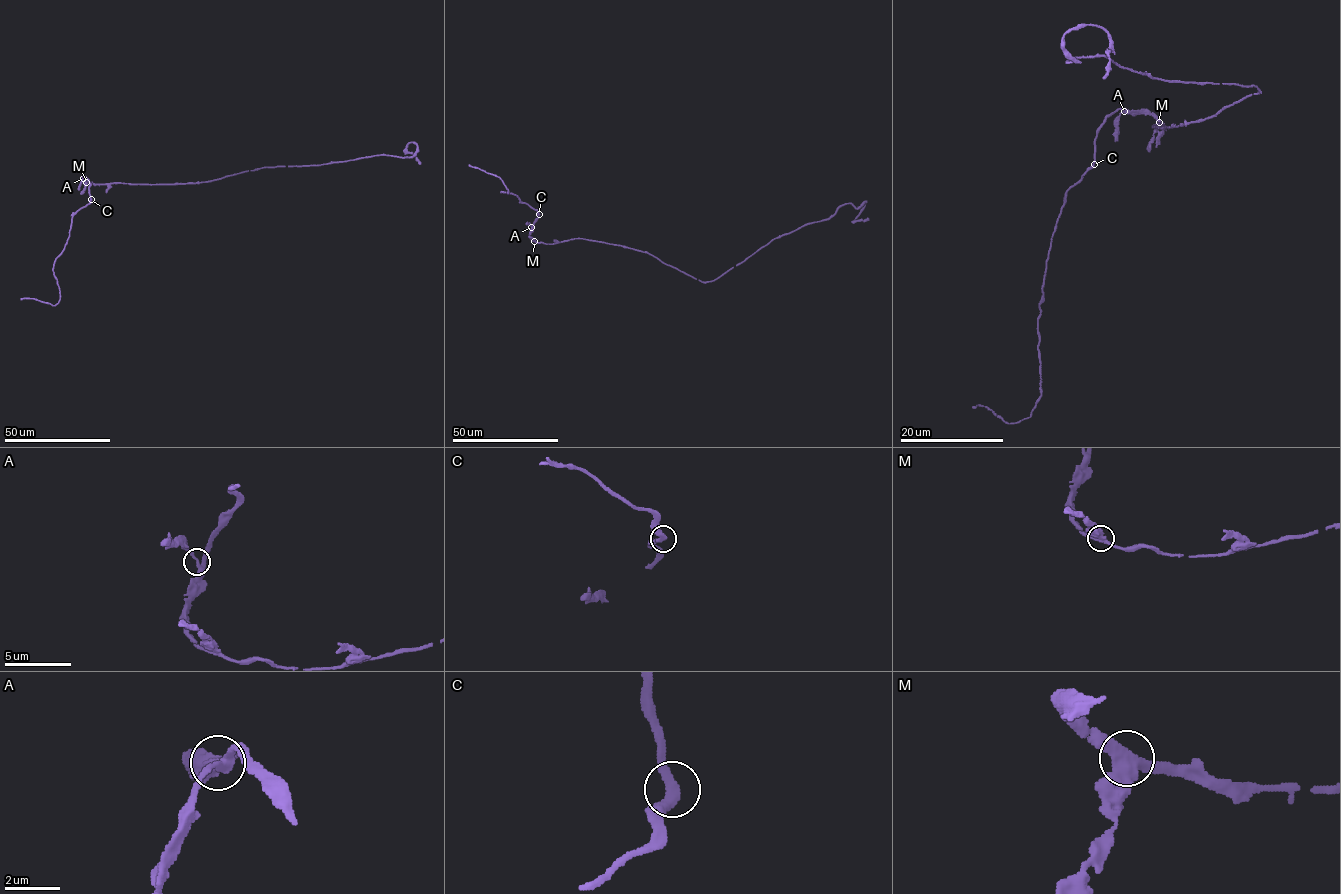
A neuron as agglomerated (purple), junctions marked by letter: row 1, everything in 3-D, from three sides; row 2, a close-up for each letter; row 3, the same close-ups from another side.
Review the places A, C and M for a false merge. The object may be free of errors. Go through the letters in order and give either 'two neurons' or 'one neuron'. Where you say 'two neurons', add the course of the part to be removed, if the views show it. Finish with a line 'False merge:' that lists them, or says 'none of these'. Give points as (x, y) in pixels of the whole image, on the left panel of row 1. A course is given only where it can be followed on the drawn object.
A: one neuron
C: one neuron
M: one neuron
False merge: none of these

